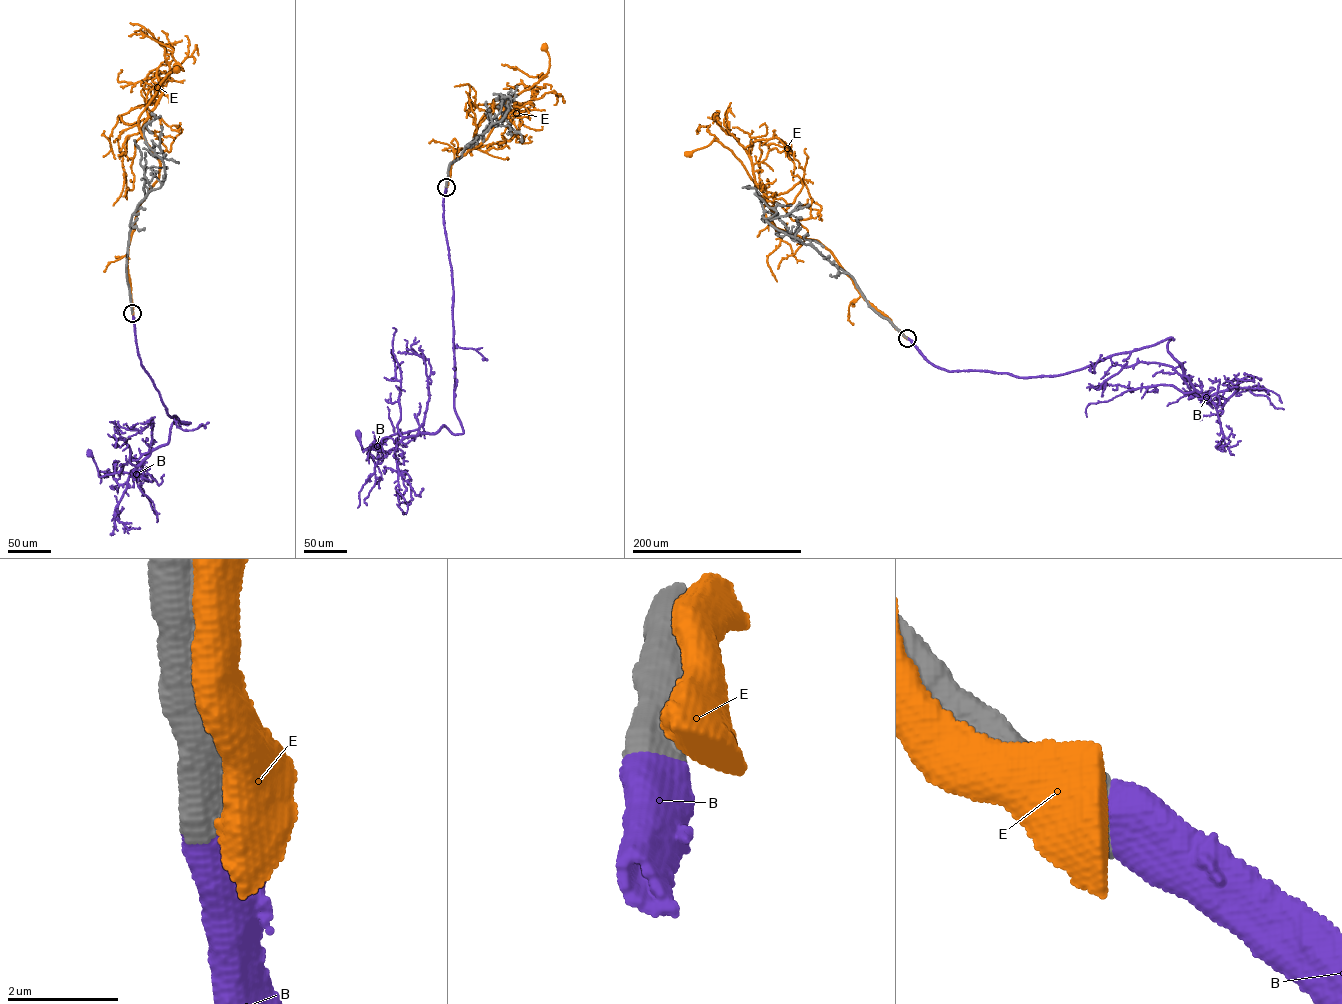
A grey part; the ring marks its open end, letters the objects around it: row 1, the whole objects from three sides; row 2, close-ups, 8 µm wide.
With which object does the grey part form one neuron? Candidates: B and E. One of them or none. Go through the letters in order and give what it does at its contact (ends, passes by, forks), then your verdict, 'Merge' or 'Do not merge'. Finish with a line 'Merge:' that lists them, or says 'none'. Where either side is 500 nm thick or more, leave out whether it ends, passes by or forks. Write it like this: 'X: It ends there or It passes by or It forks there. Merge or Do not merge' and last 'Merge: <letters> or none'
B: Merge
E: Do not merge
Merge: B

